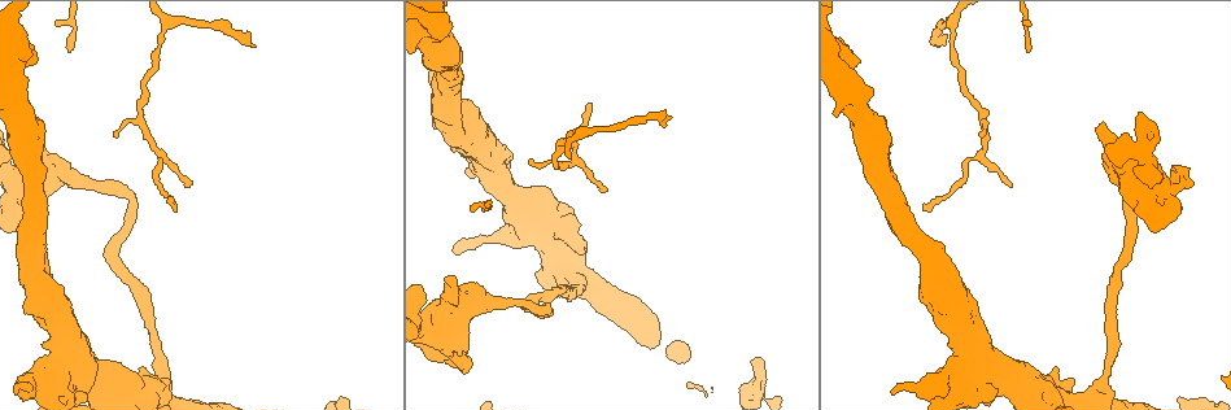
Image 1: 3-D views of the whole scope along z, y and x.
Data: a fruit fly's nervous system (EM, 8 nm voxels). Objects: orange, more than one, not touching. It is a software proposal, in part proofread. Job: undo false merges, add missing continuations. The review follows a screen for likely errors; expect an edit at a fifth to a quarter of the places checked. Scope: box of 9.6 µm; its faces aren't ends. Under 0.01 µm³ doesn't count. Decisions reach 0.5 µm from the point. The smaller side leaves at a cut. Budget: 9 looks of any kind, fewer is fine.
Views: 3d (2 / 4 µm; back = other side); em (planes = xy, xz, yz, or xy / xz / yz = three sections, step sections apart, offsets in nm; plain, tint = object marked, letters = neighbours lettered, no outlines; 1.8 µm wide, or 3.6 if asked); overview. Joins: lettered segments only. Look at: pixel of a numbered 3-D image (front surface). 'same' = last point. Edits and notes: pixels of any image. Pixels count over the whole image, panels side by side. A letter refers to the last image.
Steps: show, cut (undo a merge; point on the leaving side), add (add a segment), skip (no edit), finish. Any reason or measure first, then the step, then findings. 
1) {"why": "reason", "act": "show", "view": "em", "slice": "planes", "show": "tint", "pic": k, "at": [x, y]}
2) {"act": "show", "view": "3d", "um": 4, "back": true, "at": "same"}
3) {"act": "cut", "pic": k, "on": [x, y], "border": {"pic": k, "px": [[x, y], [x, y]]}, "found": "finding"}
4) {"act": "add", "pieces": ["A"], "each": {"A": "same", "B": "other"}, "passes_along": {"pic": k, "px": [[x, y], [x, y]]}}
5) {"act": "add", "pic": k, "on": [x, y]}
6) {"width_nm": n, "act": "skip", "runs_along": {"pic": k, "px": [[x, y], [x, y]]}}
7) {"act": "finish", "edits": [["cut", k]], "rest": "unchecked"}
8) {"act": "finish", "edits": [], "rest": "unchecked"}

{"why": "free end", "act": "show", "view": "em", "slice": "planes", "show": "letters", "pic": 1, "at": [165, 380]}

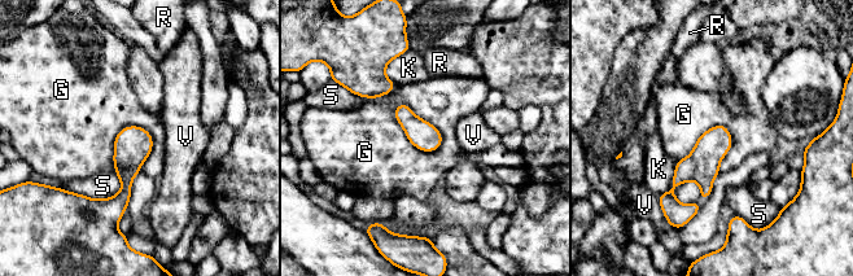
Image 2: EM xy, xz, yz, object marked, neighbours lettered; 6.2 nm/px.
{"act": "skip", "each": {"G": "other", "K": "other", "R": "other", "S": "other", "V": "other"}, "runs_along": {"pic": 2, "px": [[721, 128], [705, 192], [689, 209]]}, "found": "none of them fits"}

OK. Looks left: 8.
{"why": "thick turns thin", "act": "show", "view": "em", "um": 3.6, "slice": "planes", "show": "plain", "pic": 1, "at": [974, 347]}

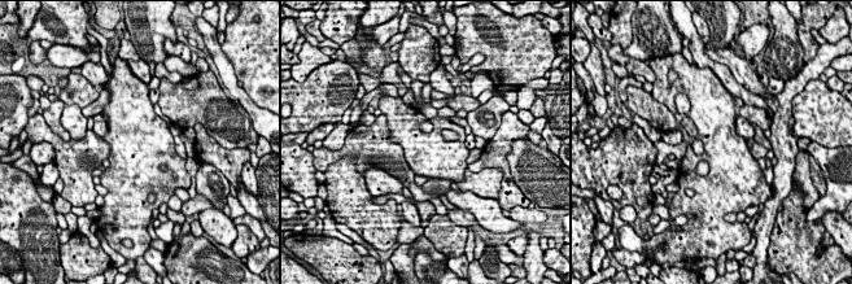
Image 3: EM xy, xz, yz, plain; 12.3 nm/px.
{"why": "see the neighbours", "act": "show", "view": "em", "um": 3.6, "slice": "planes", "show": "letters", "at": "same"}

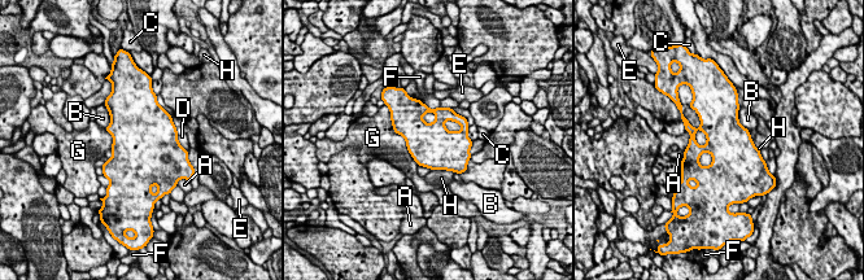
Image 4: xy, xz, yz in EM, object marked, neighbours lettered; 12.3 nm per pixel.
{"longest_contact_nm": ["G", 700], "act": "skip", "each": {"A": "other", "B": "other", "C": "other", "D": "other", "E": "other", "F": "other", "G": "other", "H": "other"}, "border": {"pic": 4, "px": [[738, 106], [738, 122], [749, 131]]}, "found": "continuous, no second neuron"}

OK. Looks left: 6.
{"act": "show", "view": "3d", "um": 2, "pic": 1, "at": [590, 104]}

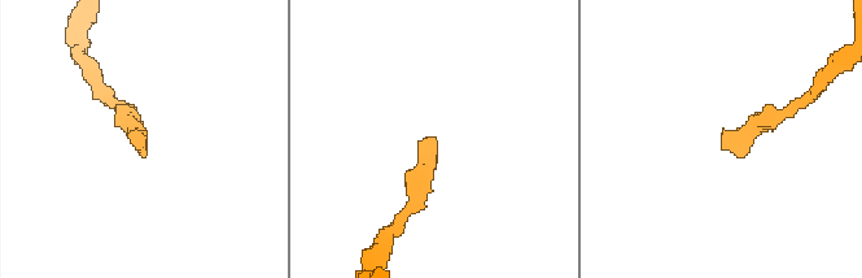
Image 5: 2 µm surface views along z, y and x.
{"act": "show", "view": "em", "slice": "planes", "show": "letters", "pic": 5, "at": [141, 144]}

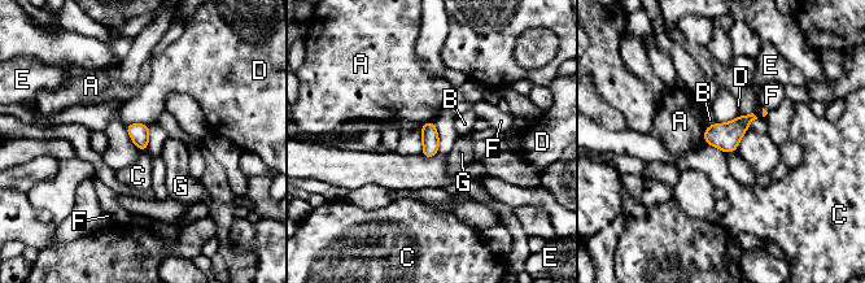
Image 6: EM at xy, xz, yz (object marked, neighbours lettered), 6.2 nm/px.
{"width_nm": 110, "act": "skip", "each": {"A": "other", "B": "other", "C": "other", "D": "other", "E": "other", "F": "other", "G": "other"}, "border": {"pic": 6, "px": [[704, 142], [717, 147], [724, 153]]}, "found": "no lettered segment goes on from it"}

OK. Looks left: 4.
{"why": "branch stops here", "act": "show", "view": "em", "slice": "xy", "step": 4, "show": "letters", "pic": 1, "at": [934, 46]}

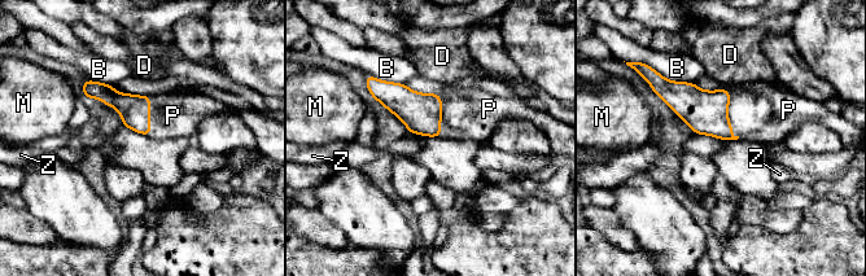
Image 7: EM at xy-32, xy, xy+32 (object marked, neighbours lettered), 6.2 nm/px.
{"longest_contact_nm": ["P", 260], "act": "add", "pieces": ["P"], "each": {"B": "other", "D": "other", "M": "other", "P": "same", "Z": "other"}, "found": "the neuron continues"}

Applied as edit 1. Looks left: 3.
{"act": "finish", "edits": [["add", 7]], "rest": "unchecked"}

